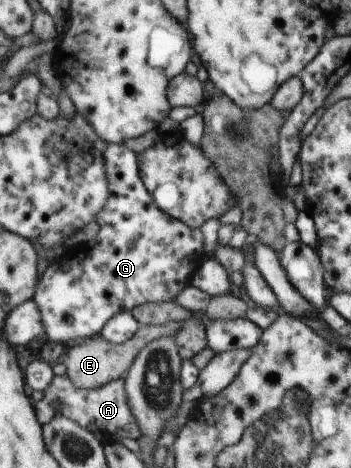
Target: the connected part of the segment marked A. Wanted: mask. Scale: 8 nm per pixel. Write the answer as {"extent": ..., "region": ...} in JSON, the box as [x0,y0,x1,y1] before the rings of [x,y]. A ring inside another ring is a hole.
{"extent":[36,374,144,445],"region":[[[68,374],[55,376],[53,384],[45,390],[44,398],[36,405],[37,413],[43,425],[48,424],[55,415],[68,416],[76,422],[90,428],[96,435],[100,435],[106,445],[114,442],[134,438],[140,440],[144,438],[144,432],[140,428],[140,420],[134,416],[130,408],[130,398],[128,398],[128,380],[120,378],[100,388],[78,388]],[[52,403],[58,403],[59,409],[53,411]]]}

